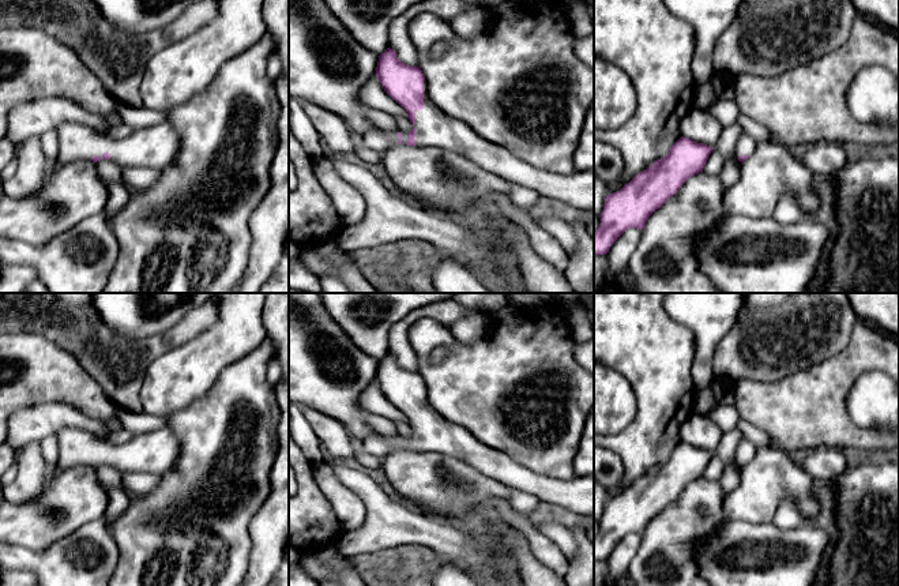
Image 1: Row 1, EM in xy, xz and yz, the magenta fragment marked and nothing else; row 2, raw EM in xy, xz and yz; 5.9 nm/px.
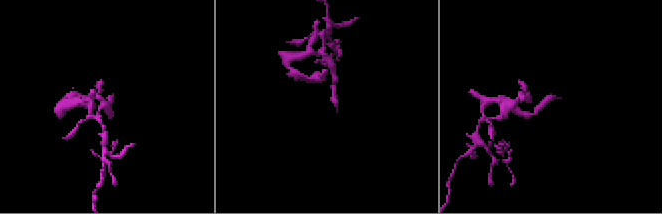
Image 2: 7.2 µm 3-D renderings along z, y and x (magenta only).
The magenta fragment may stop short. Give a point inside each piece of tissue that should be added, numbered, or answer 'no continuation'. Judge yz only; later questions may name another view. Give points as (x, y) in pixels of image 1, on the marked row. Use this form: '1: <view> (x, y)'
1: yz (745, 145)

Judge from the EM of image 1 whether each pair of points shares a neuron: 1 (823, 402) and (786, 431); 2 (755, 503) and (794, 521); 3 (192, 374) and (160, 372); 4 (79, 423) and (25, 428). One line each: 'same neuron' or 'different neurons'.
1: same neuron
2: different neurons
3: same neuron
4: same neuron

